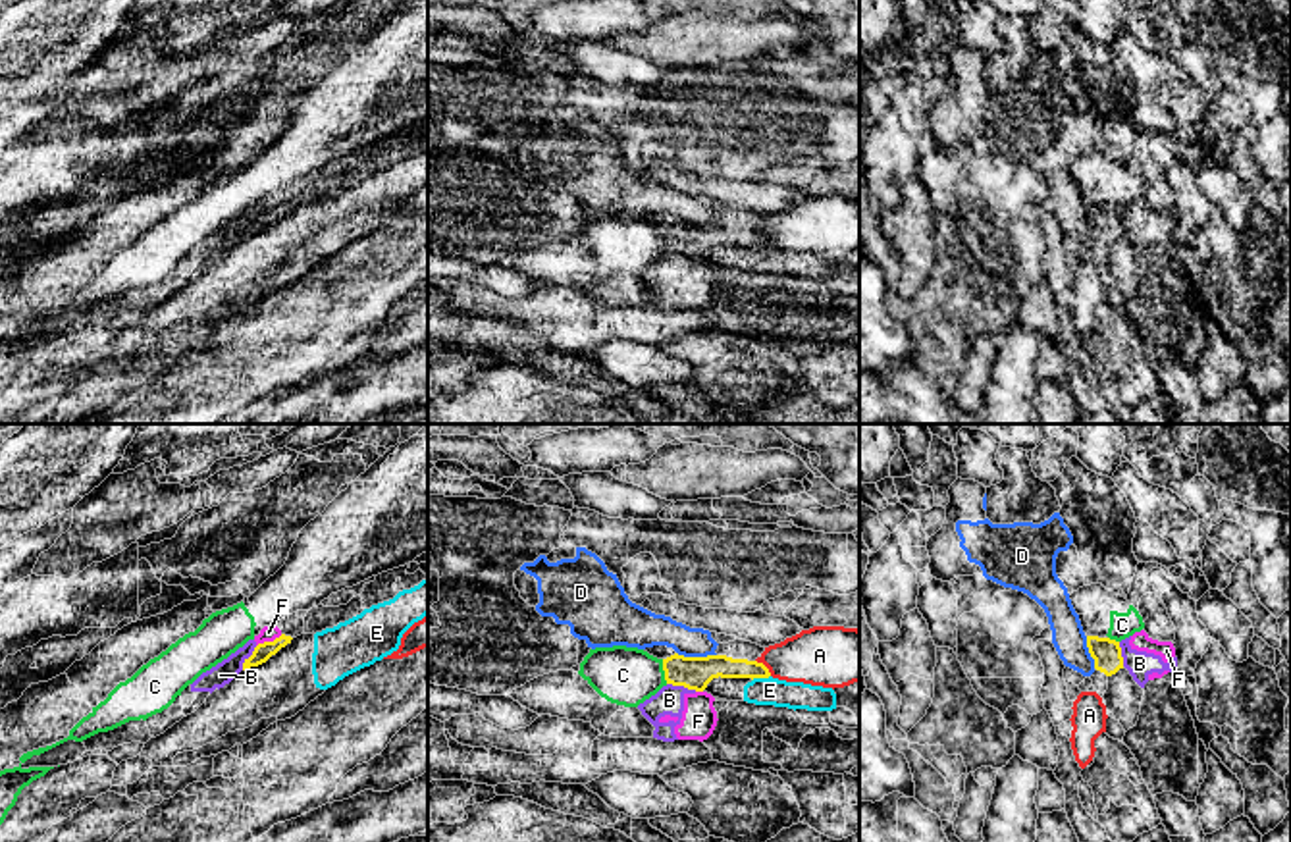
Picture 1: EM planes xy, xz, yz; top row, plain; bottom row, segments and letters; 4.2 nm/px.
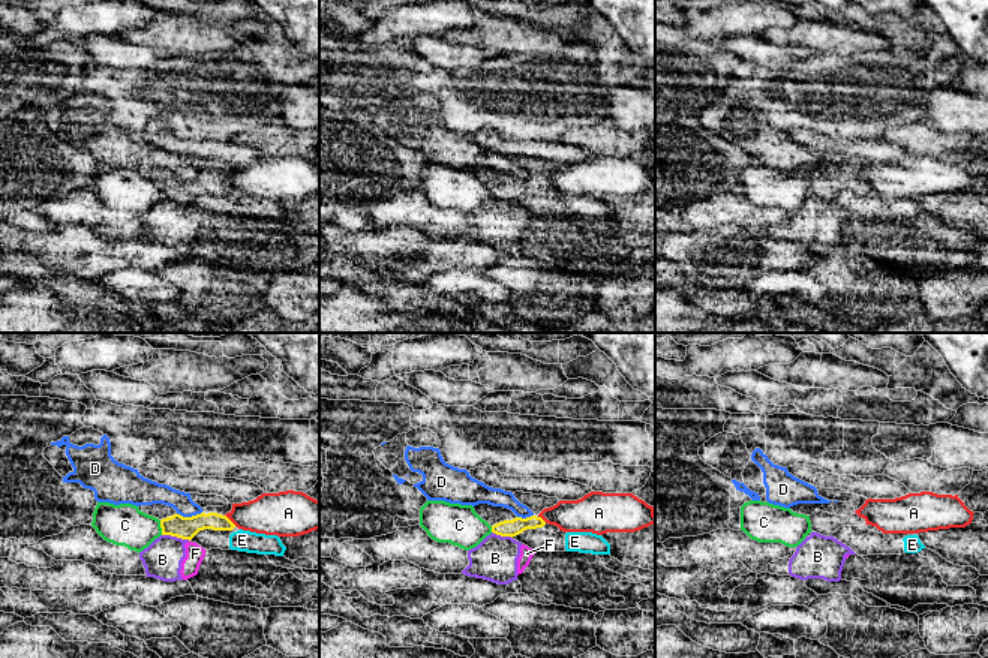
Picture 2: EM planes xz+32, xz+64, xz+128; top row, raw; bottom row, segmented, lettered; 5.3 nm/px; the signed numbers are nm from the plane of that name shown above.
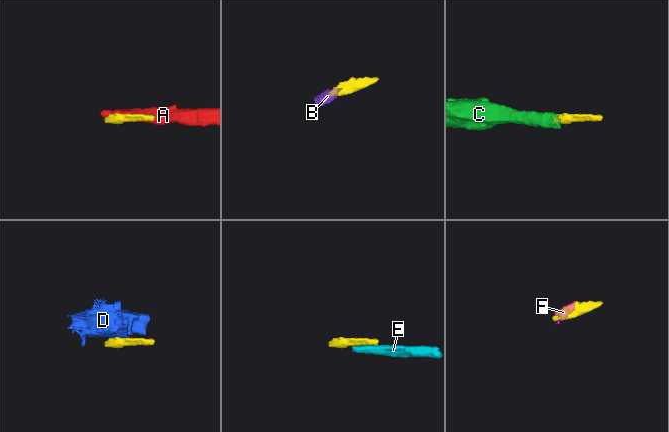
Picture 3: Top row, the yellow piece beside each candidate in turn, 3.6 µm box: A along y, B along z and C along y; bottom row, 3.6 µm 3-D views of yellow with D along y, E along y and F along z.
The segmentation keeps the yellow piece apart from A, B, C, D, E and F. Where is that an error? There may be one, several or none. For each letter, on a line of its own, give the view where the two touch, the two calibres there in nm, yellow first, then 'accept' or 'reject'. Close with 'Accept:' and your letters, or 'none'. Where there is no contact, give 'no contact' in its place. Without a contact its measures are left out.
A: xz | 100/260 nm | reject
B: xz | 140/120 nm | reject
C: xz | 140/240 nm | reject
D: xz | 140/160 nm | reject
E: xz | 120/110 nm | reject
F: xy | 80/60 nm | reject
Accept: none

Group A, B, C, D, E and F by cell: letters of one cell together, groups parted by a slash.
A / B F / C / D / E

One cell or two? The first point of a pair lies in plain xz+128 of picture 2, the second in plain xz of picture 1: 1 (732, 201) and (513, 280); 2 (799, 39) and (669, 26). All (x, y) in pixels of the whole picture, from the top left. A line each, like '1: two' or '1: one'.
1: two
2: one

